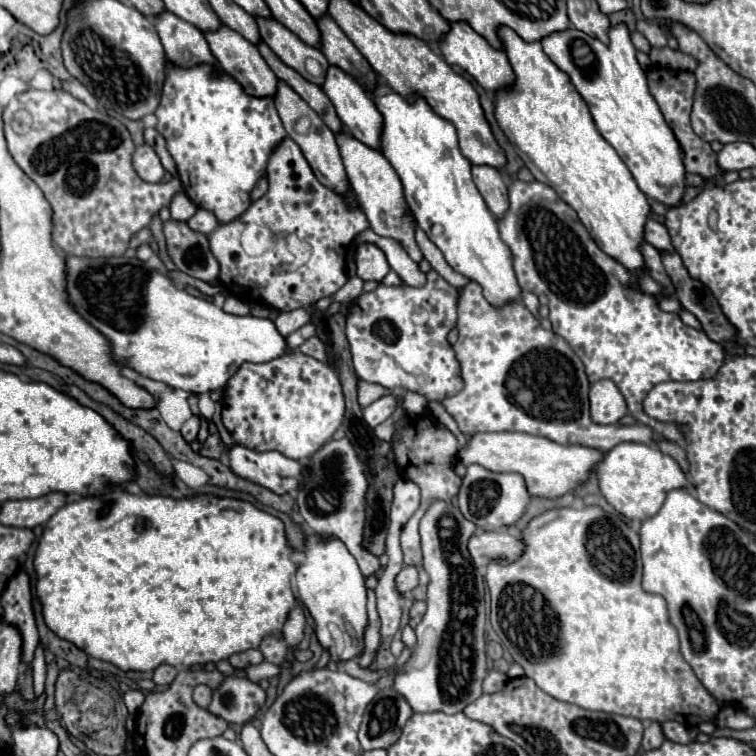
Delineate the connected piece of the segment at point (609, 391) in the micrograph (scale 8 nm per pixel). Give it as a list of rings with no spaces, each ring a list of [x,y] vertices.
[[[609,378],[591,384],[591,420],[595,424],[617,424],[627,414],[627,404],[615,382]]]

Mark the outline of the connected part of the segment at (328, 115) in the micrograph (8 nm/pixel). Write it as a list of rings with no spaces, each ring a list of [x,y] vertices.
[[[259,40],[257,48],[259,48],[261,56],[265,58],[265,62],[269,64],[269,68],[275,72],[275,76],[281,78],[281,80],[285,80],[285,82],[323,118],[323,122],[325,122],[333,132],[341,132],[341,130],[343,130],[343,128],[341,128],[343,124],[341,124],[341,120],[339,120],[339,116],[337,116],[337,112],[335,112],[331,100],[329,100],[329,98],[325,96],[325,92],[321,90],[321,86],[315,86],[313,82],[307,82],[297,70],[291,70],[287,64],[279,62],[277,54],[275,54],[263,40]]]

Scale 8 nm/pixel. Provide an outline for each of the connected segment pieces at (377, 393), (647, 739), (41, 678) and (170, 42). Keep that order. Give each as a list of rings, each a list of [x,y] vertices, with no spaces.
[[[359,382],[359,404],[365,408],[369,406],[371,402],[375,402],[377,398],[381,398],[383,394],[387,394],[389,390],[379,386],[379,384],[369,384],[369,382]]]
[[[651,722],[643,732],[643,750],[655,750],[665,742],[665,734],[659,722]]]
[[[41,646],[35,650],[35,658],[33,658],[33,688],[35,688],[35,696],[41,696],[45,690],[45,658]]]
[[[163,10],[161,14],[157,14],[153,18],[153,24],[159,32],[167,60],[183,67],[196,66],[197,64],[217,66],[215,56],[211,54],[207,40],[197,26],[171,14],[169,10]]]

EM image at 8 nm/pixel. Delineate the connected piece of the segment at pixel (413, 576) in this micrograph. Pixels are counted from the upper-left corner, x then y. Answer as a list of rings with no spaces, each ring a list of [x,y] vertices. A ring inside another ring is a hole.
[[[403,566],[403,570],[397,574],[395,582],[397,582],[397,590],[401,594],[413,590],[419,584],[419,568],[417,566]]]

